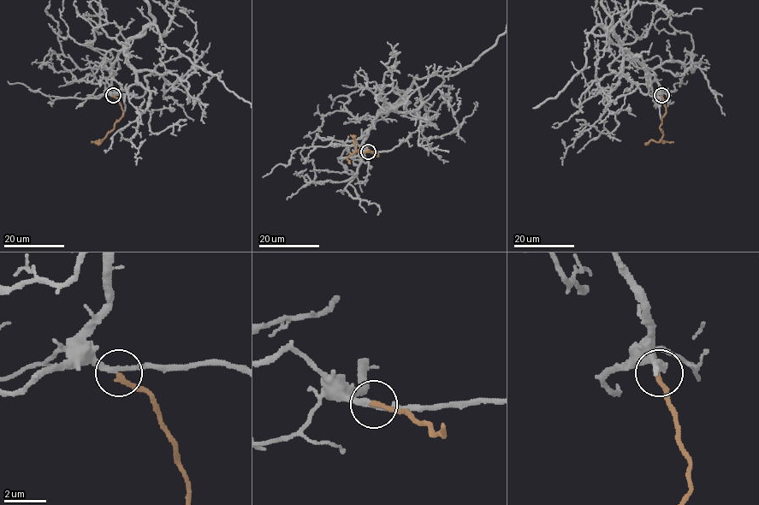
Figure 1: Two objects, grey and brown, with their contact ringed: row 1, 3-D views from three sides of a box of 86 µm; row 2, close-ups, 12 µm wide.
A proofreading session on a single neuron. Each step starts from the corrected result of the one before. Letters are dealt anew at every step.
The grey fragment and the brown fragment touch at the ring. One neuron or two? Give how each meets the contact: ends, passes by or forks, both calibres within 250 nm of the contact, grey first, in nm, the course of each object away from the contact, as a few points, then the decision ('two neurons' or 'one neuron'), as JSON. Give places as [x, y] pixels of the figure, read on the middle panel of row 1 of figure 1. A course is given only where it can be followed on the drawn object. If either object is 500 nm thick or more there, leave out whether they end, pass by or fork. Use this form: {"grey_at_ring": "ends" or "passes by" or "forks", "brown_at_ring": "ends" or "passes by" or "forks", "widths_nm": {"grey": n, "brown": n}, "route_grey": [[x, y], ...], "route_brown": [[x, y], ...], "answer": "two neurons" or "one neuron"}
{"grey_at_ring": "passes by", "brown_at_ring": "ends", "widths_nm": {"grey": 240, "brown": 240}, "route_grey": [[368, 151], [364, 151], [366, 131], [416, 77], [456, 74], [505, 31]], "route_brown": [[368, 151], [378, 156], [369, 150], [362, 153], [354, 151], [346, 157], [350, 163]], "answer": "one neuron"}

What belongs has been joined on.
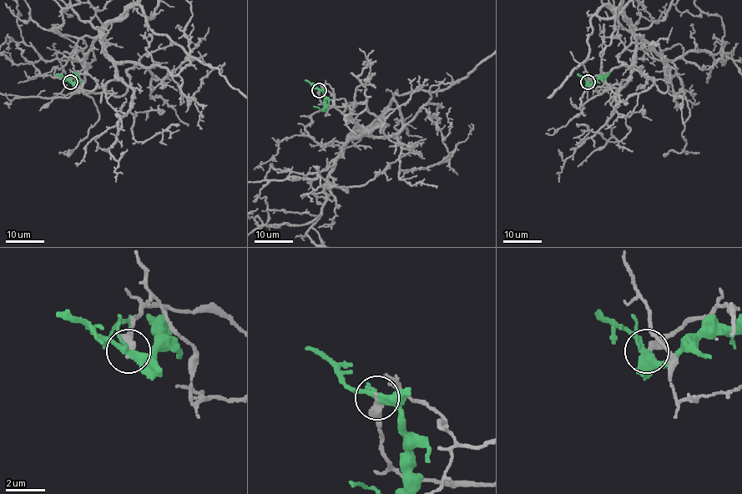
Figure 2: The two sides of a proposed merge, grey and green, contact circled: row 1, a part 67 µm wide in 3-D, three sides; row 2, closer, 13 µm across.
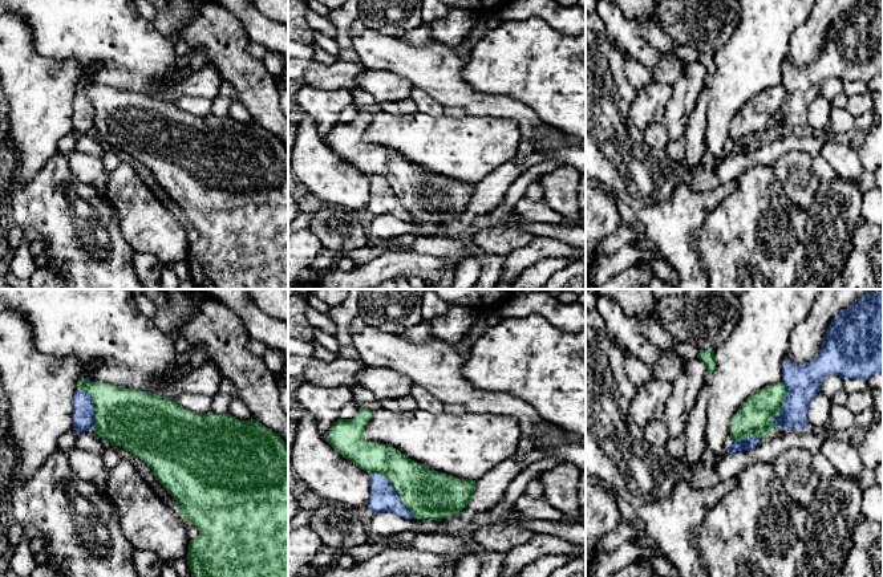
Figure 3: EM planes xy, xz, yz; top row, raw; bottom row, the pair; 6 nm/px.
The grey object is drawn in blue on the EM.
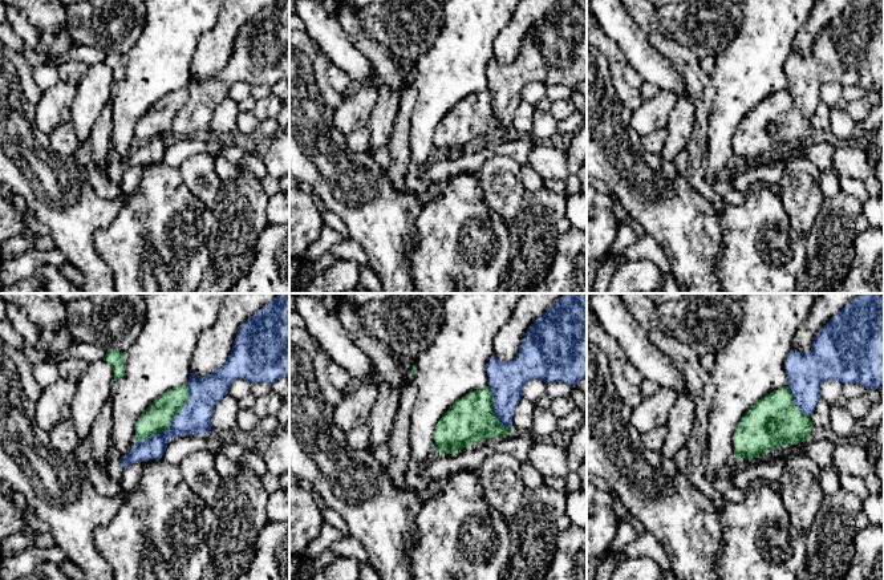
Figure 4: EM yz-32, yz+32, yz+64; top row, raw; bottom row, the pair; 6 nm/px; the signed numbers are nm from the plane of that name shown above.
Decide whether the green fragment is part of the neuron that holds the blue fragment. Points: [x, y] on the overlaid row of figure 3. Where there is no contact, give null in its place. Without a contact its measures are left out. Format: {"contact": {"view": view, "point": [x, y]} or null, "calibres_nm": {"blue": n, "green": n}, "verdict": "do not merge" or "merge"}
{"contact": {"view": "yz", "point": [781, 406]}, "calibres_nm": {"blue": 220, "green": 220}, "verdict": "do not merge"}

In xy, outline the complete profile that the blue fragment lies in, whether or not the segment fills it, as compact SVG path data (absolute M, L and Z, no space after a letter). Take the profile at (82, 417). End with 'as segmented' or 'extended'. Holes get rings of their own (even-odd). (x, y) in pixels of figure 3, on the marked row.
M85 389L76 390L73 398L73 430L94 430L94 405Z; as segmented

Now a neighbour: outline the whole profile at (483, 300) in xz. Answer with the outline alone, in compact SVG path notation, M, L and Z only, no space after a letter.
M433 289L449 305L466 305L481 316L490 314L495 308L509 302L511 289Z

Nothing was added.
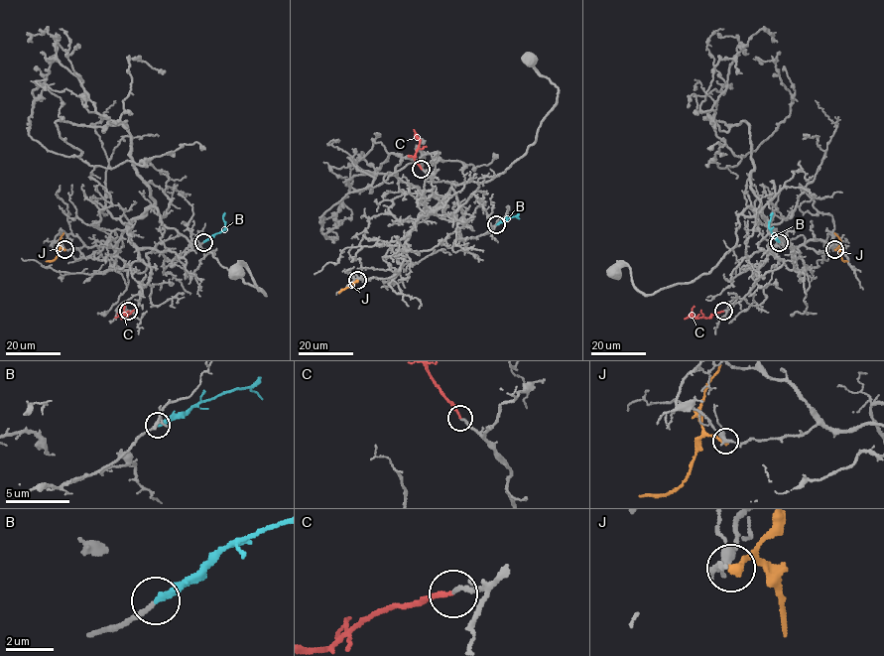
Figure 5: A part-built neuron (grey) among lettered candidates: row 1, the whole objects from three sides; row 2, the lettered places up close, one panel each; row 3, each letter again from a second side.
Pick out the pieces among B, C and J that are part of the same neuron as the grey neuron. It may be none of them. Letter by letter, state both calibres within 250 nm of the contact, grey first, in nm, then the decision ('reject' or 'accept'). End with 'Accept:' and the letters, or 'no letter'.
B: 200/280 nm | accept
C: 180/180 nm | accept
J: 280/400 nm | reject
Accept: B, C

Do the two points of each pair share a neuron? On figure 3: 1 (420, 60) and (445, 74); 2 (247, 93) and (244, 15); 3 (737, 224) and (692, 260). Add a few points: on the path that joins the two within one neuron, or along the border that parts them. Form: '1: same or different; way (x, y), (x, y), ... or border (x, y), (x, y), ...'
1: same; way (426, 66), (433, 66), (438, 72)
2: different; border (231, 13), (250, 39)
3: different; border (703, 224), (693, 232), (693, 248), (708, 275)

